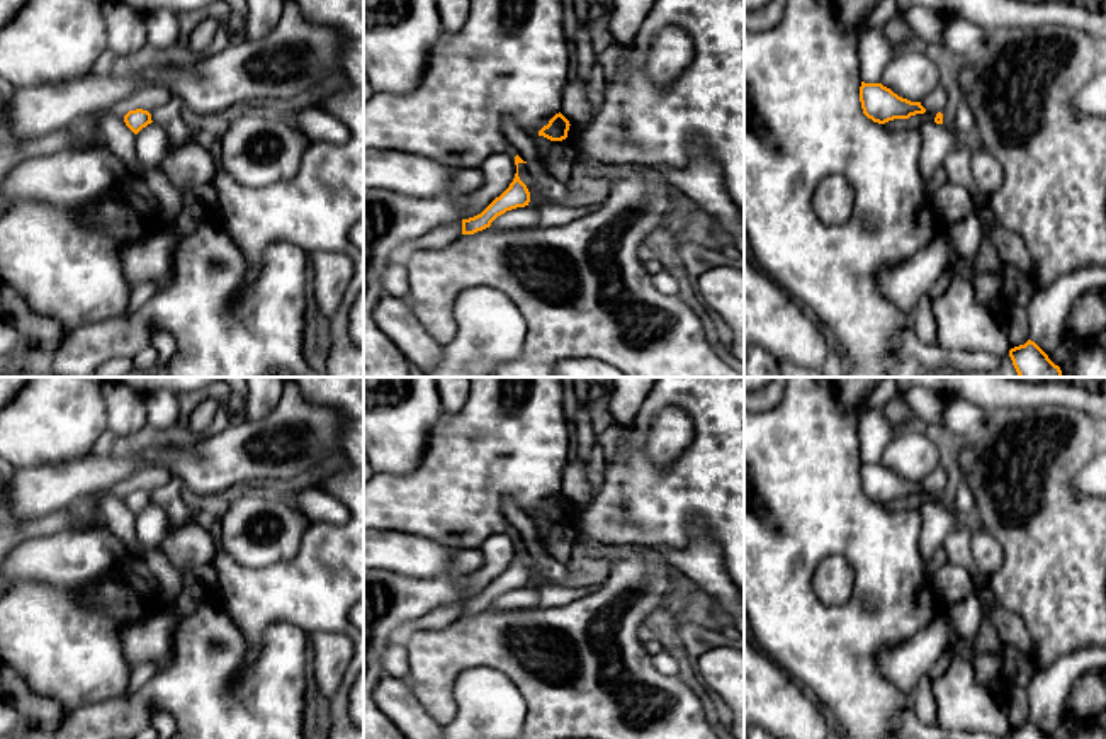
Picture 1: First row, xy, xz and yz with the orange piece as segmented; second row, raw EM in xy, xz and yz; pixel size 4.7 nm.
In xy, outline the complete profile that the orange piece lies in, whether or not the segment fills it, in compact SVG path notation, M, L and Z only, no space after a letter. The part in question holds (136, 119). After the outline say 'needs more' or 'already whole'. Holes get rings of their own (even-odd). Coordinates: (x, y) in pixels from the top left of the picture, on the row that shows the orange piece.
M136 109L136 110L129 110L124 116L124 122L134 134L138 134L143 127L146 127L153 121L151 121L151 114L148 110Z | already whole

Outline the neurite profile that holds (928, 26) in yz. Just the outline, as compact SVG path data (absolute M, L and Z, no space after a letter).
M912 7L899 17L904 19L904 22L912 29L917 39L917 46L924 44L940 44L941 46L941 34L948 24L950 17L945 17L938 12L923 8L923 7Z

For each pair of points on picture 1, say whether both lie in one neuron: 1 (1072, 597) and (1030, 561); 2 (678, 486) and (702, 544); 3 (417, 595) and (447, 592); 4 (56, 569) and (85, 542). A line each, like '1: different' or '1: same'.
1: same
2: different
3: same
4: same

